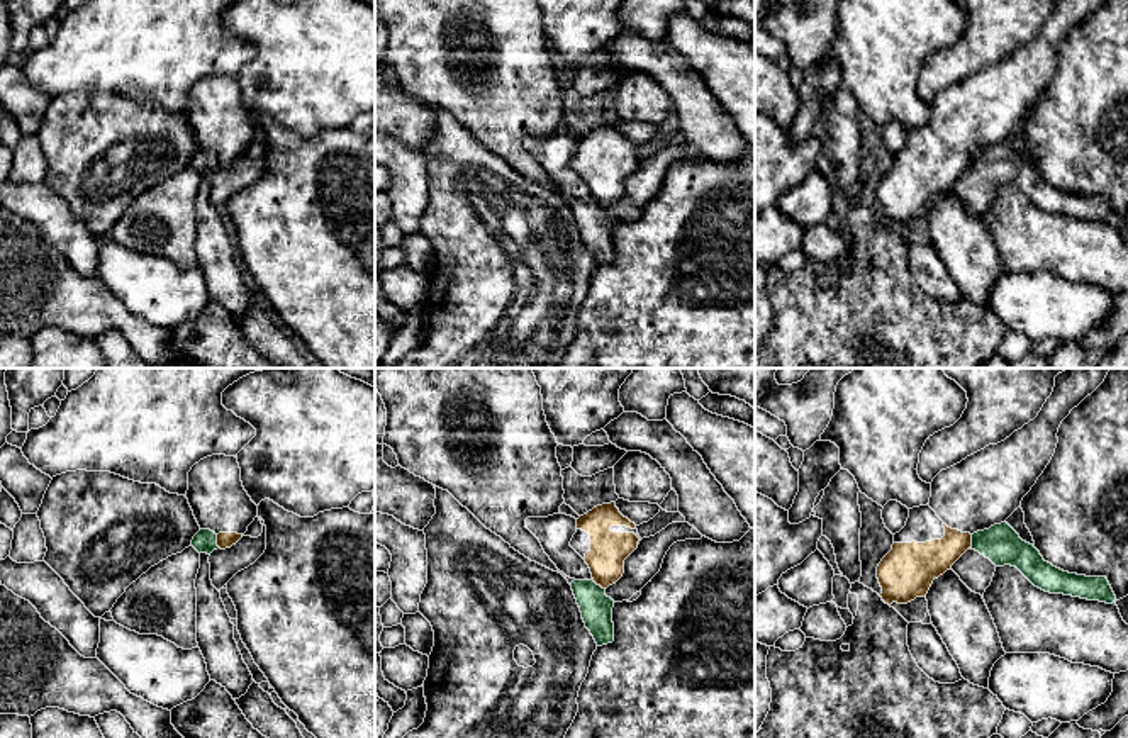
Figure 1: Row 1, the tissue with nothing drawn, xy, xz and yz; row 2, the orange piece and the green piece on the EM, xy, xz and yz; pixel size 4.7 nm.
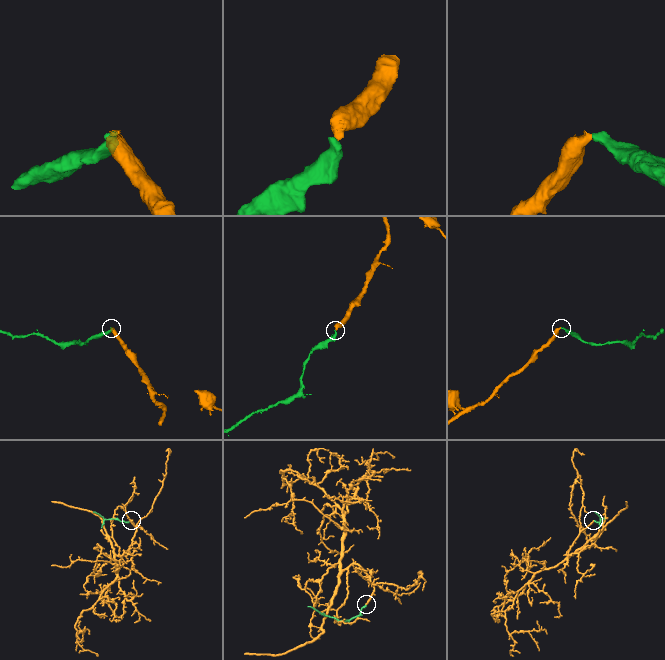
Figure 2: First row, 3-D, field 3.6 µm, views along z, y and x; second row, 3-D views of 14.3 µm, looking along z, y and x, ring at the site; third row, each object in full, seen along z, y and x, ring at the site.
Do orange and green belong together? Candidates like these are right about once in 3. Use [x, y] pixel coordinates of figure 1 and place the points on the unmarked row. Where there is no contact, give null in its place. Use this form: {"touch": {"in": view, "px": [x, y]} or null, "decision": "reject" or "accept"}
{"touch": {"in": "xy", "px": [217, 162]}, "decision": "reject"}

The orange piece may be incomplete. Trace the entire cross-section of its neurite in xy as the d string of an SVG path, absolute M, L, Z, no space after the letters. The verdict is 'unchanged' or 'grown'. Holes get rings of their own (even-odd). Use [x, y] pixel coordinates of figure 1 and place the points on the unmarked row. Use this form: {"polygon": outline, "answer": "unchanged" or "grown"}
{"polygon": "M212 75L195 83L188 92L187 119L200 149L217 154L221 170L236 165L258 137L236 76Z", "answer": "grown"}

